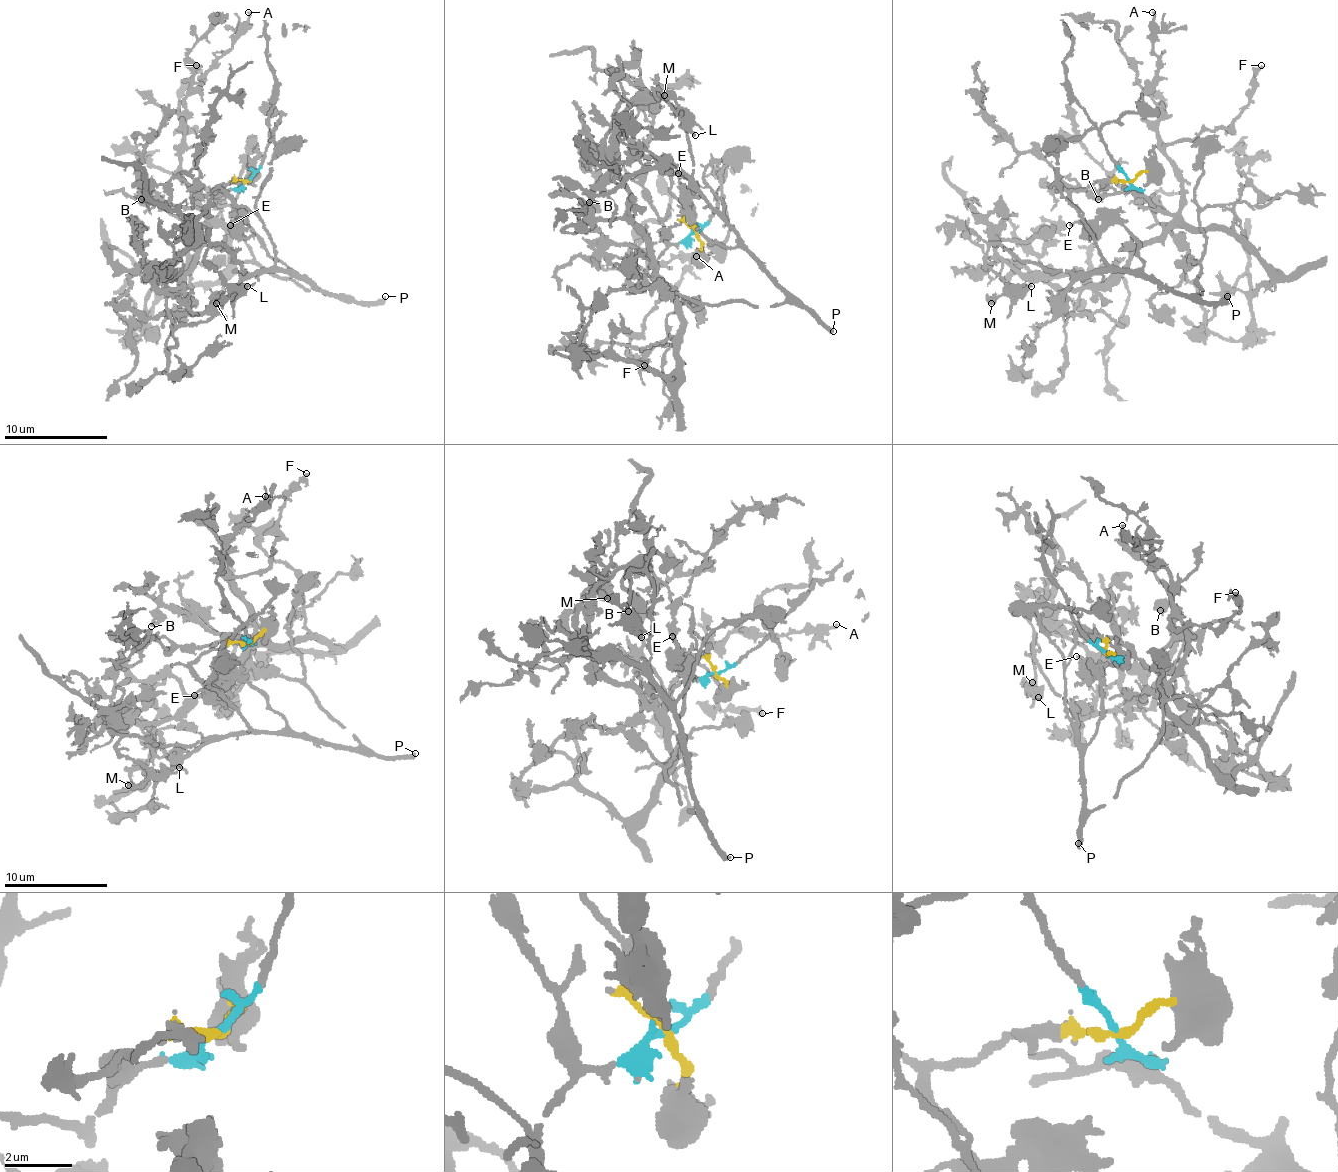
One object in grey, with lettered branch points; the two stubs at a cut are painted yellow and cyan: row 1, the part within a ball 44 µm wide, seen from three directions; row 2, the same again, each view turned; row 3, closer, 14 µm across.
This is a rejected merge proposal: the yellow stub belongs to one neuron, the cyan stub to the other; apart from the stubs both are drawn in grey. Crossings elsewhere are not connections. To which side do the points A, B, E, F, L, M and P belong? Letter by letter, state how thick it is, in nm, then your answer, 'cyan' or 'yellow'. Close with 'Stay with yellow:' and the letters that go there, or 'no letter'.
A: calibre 180 nm; cyan
B: calibre 180 nm; cyan
E: calibre 180 nm; yellow
F: calibre 280 nm; cyan
L: calibre 300 nm; yellow
M: calibre 480 nm; yellow
P: calibre 340 nm; yellow
Stay with yellow: E, L, M, P

